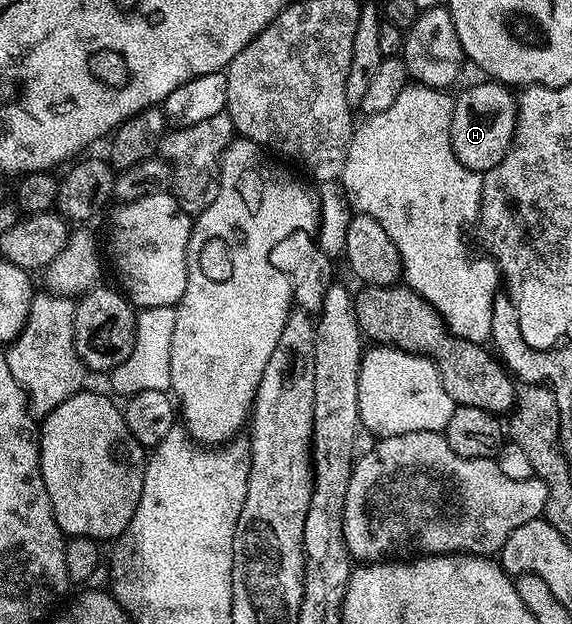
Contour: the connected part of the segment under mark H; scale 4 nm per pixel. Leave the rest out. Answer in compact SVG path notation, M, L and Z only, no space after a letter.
M481 80L475 86L453 95L450 139L452 152L464 168L485 172L496 168L514 143L514 129L518 119L518 100L515 91L501 82Z

